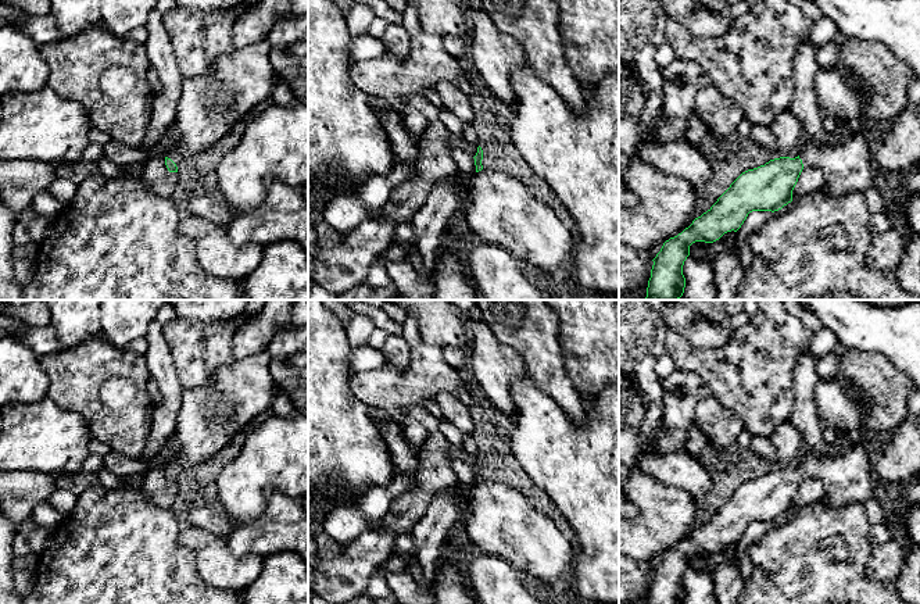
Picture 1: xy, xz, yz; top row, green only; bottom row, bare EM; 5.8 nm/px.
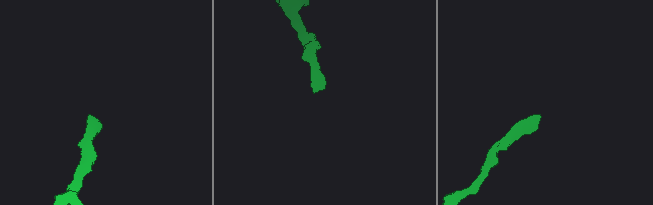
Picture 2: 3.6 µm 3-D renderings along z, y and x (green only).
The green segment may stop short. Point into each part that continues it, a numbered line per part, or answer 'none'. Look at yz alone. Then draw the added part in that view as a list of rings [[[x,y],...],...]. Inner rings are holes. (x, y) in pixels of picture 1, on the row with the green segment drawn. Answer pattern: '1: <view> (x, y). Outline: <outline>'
1: yz (847, 165). Outline: [[[859,125],[842,139],[817,144],[802,139],[799,158],[803,167],[817,168],[826,181],[826,189],[834,197],[852,192],[866,193],[880,185],[873,164],[876,135],[871,125]]]

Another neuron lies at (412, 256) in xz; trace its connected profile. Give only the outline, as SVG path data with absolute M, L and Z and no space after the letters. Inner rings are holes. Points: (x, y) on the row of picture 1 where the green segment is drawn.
M412 243L404 244L407 249L407 260L414 265L415 271L420 275L422 279L425 280L432 280L433 274L429 274L425 269L423 261L419 255L419 253L414 249Z

